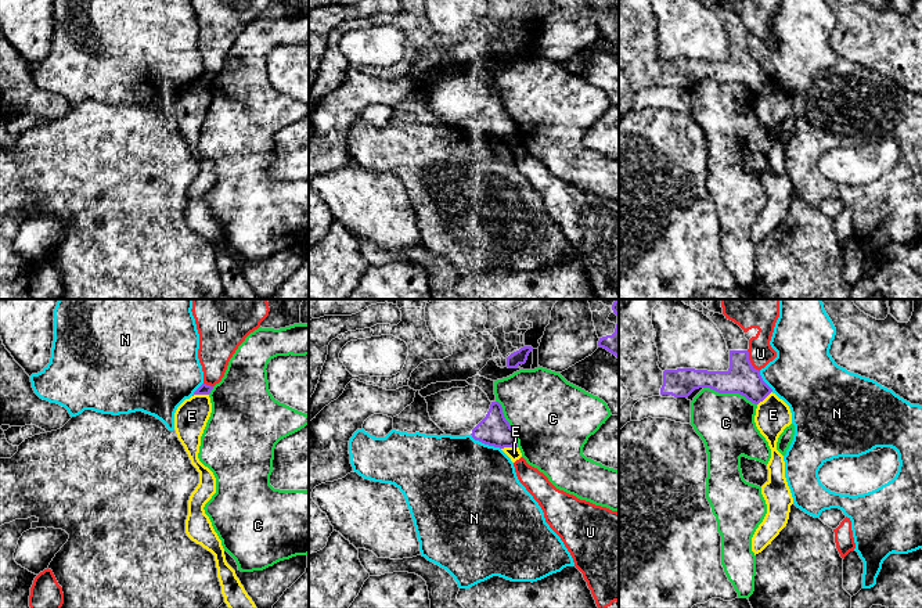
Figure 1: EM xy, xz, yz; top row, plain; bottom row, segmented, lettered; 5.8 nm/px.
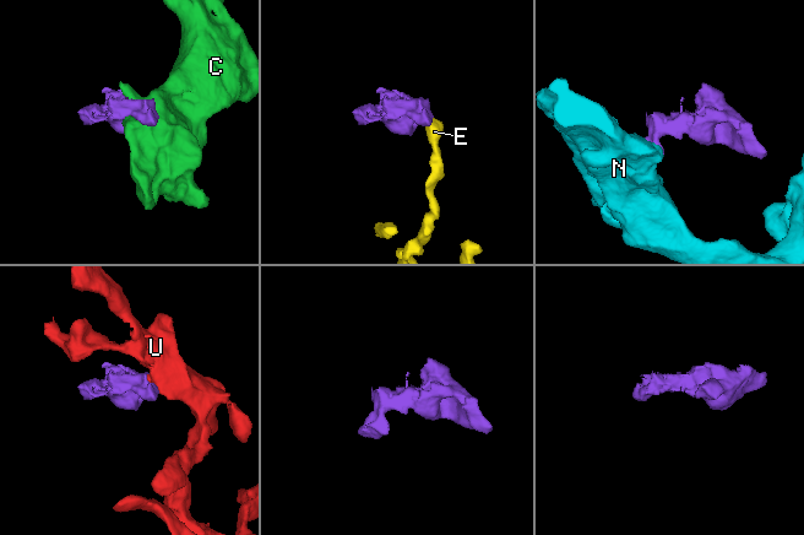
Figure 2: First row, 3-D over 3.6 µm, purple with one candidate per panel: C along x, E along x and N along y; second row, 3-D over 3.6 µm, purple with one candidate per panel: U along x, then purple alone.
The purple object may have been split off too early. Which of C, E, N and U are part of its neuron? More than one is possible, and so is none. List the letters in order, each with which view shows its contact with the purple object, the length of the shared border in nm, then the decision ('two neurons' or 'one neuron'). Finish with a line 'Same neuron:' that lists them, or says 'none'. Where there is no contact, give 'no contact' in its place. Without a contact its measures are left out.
C: yz | 320 nm | two neurons
E: xy | 100 nm | two neurons
N: xz | 200 nm | two neurons
U: yz | 150 nm | two neurons
Same neuron: none

